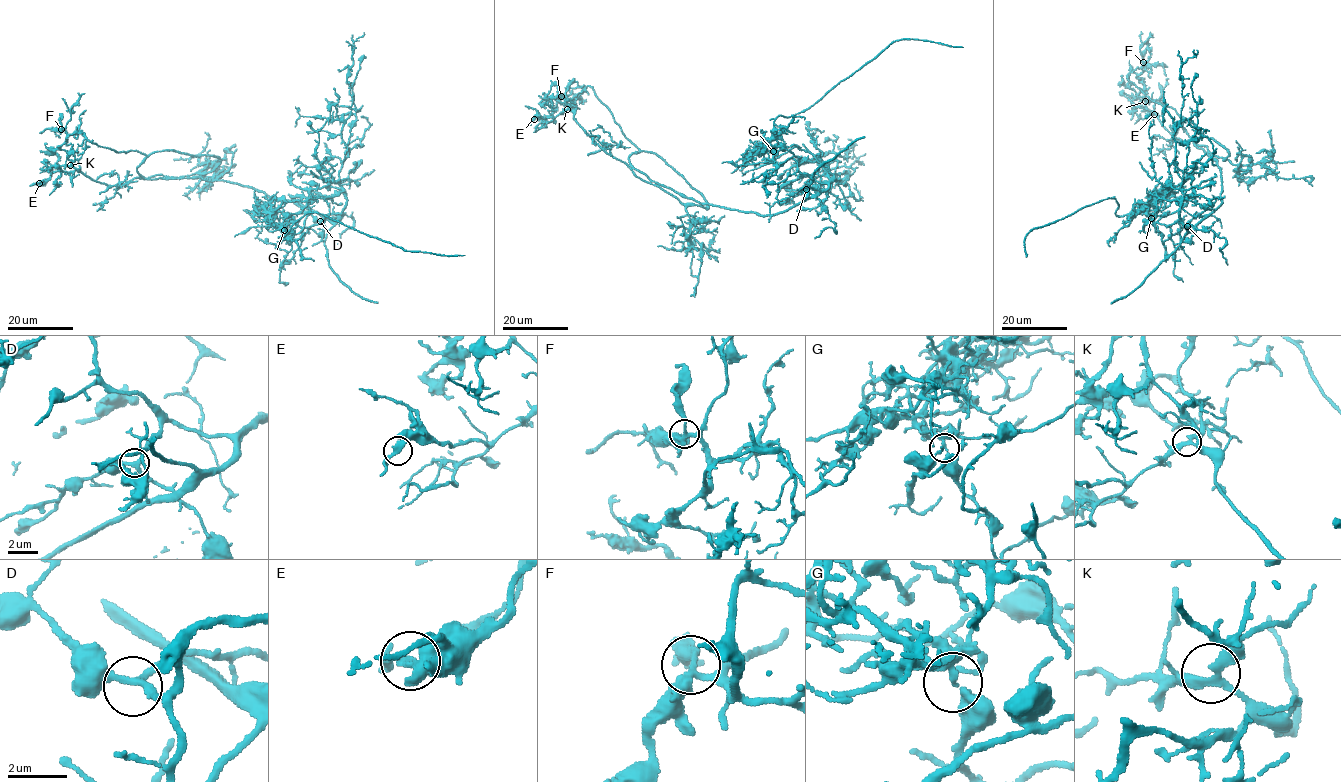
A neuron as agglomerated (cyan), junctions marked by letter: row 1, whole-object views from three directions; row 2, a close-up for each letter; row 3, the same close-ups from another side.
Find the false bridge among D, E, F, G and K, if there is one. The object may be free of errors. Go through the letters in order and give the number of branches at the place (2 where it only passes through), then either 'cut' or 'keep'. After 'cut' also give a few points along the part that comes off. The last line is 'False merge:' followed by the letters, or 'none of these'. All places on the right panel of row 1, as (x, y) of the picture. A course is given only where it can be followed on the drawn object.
D: branches 3; keep
E: branches 3; keep
F: branches 3; keep
G: branches 3; cut; course (1151, 218), (1139, 211), (1118, 216), (1115, 198), (1104, 200), (1034, 228), (1024, 238), (1026, 257)
K: branches 3; keep
False merge: G

